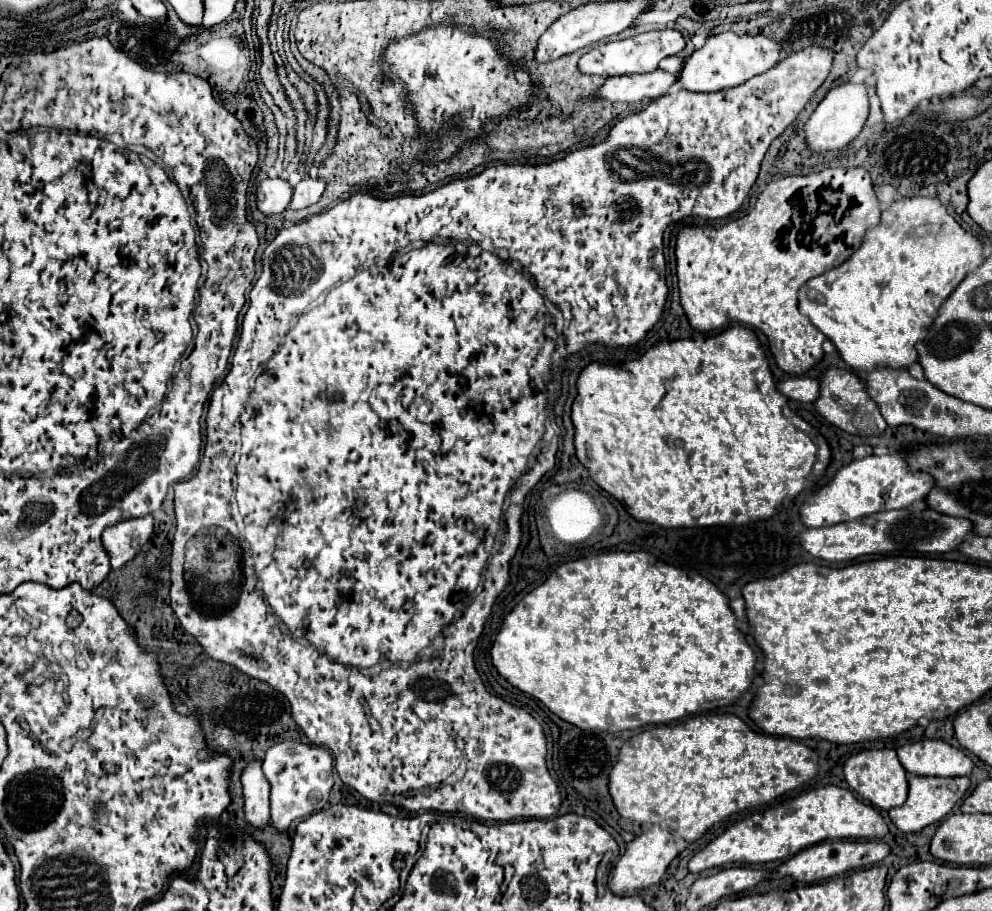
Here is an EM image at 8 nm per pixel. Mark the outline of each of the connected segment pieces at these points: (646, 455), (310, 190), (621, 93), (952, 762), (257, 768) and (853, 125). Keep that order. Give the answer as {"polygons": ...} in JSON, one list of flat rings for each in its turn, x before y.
{"polygons":[[[739,324,727,328,717,336,709,336,703,340,659,342,657,346,649,348,639,360,633,362,615,365,595,361,589,364,577,380,577,398,573,402,571,418,575,424,575,454,579,462,585,468,589,468,593,480,611,496,615,496,635,520,643,522,657,520,657,526,663,528,741,526,771,518,775,512,787,508,801,492,811,490,823,478,833,458,833,450,825,440,825,436,815,426,805,422,797,412,793,412,789,408,789,400,777,390,777,384,769,370,769,360,757,334]],[[303,178,295,190,293,190,293,200,291,200,291,208,301,210,301,208,309,208,313,204,319,202,321,194,325,190,325,182,323,180,313,180,313,178]],[[663,70,647,72,647,74,629,74,629,76,613,76,597,90,601,100,609,102,641,102,645,98,653,100,663,96,677,80,677,74,667,74]],[[919,740,897,750,899,762,917,776,969,776,973,760,959,748,943,740]],[[261,762,249,764,243,774,243,794,245,794,245,820,263,830,269,824,269,782,261,770]],[[841,84,827,92,821,104,815,108,805,124,805,146,813,152,835,152,843,150,853,138,859,136,869,114,869,98,865,84]]]}

